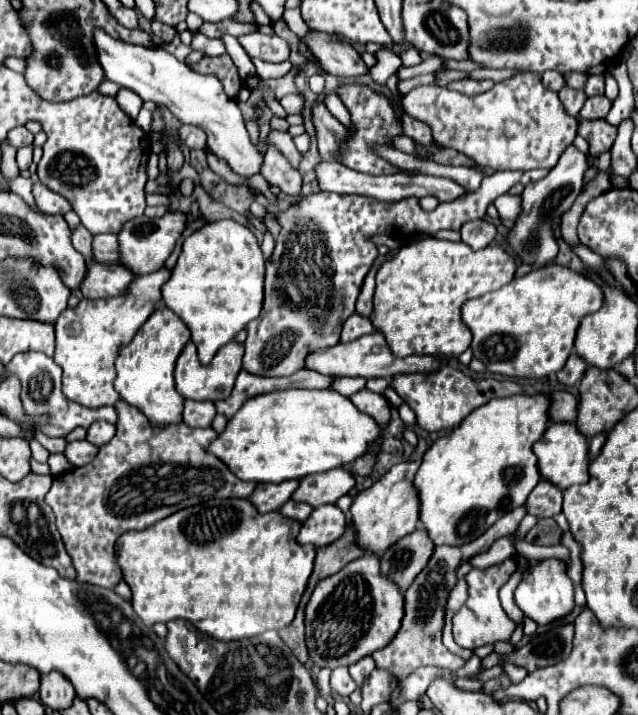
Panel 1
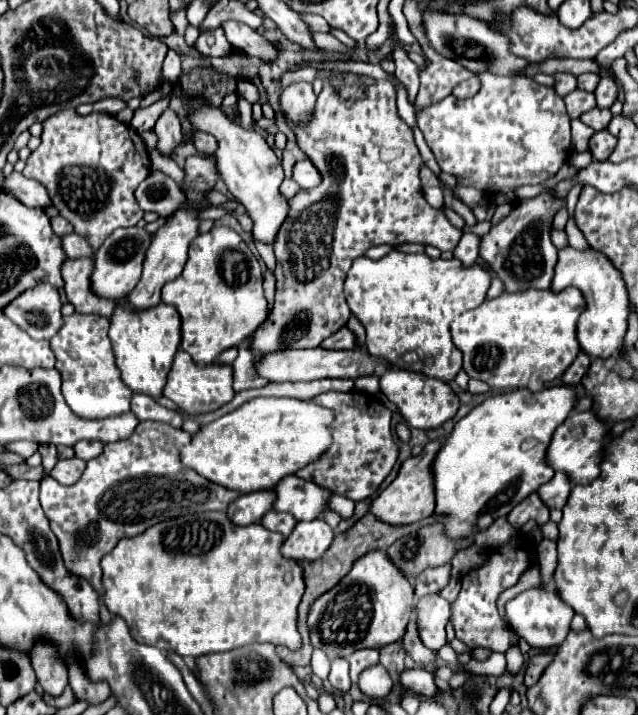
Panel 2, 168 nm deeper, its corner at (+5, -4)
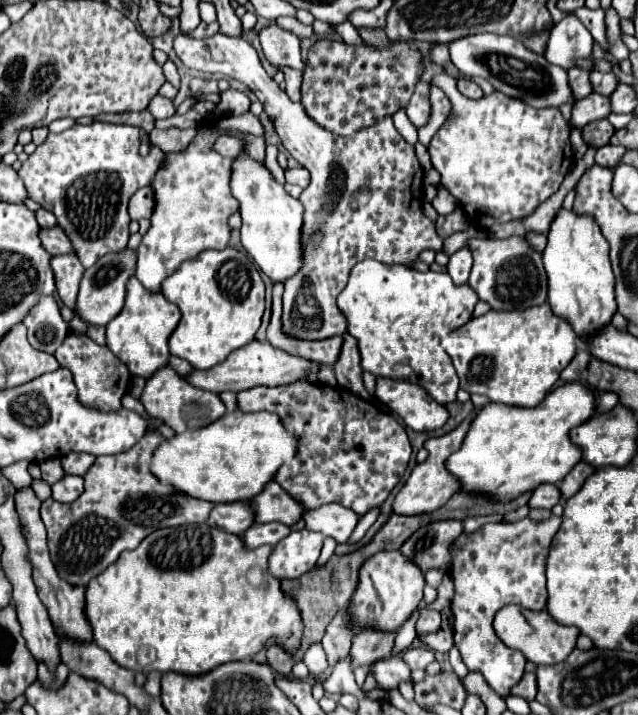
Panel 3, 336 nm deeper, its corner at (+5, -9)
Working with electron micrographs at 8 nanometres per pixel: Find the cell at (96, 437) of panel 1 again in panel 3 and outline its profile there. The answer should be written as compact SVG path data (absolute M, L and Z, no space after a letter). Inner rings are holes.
M67 453L61 459L65 473L81 475L81 477L89 471L89 467L93 465L93 461L95 461L95 455L89 455L89 453Z

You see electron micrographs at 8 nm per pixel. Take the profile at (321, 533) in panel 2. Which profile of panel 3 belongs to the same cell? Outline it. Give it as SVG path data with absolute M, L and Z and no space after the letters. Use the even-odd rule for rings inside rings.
M291 531L269 555L269 573L277 579L295 579L311 571L319 559L323 535L315 531Z

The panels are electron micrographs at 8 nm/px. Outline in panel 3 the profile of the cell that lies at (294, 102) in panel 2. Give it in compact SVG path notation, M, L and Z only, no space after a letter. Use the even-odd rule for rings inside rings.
M283 69L285 73L285 83L287 83L287 95L291 101L301 101L301 83L303 83L303 73L295 69Z

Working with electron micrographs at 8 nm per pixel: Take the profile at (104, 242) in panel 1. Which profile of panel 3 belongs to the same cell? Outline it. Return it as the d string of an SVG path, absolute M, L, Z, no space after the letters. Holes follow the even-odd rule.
M53 227L53 229L41 229L39 233L45 249L51 255L65 255L65 253L75 253L73 243L69 241L69 237L65 235L65 231L61 227Z

